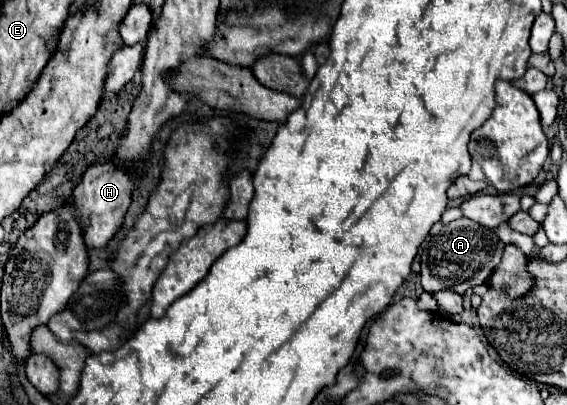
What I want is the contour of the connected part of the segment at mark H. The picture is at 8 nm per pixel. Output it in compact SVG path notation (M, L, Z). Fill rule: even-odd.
M112 160L94 162L82 176L82 182L74 188L72 194L72 208L76 210L76 218L82 226L82 236L86 248L106 248L114 234L120 230L124 214L130 206L130 194L134 188L134 180L128 172L116 168Z

